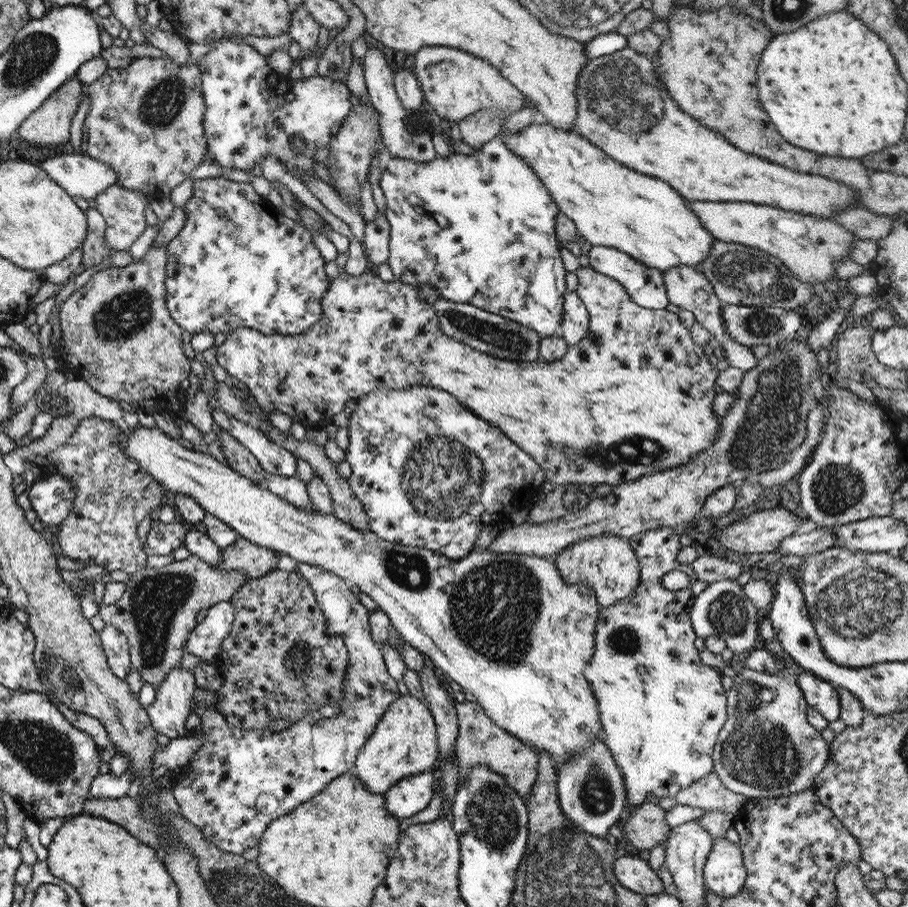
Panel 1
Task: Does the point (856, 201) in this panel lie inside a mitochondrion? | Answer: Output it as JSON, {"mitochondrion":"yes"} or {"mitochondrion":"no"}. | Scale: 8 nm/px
{"mitochondrion":"no"}

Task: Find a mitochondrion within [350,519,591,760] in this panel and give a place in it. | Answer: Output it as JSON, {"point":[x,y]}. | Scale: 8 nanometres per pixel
{"point":[494,609]}

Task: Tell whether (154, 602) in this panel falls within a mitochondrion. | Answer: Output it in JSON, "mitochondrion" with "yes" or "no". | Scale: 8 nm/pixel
{"mitochondrion":"yes"}

